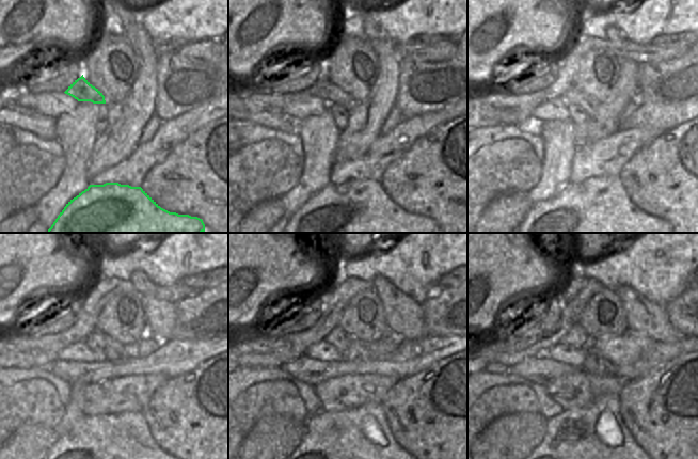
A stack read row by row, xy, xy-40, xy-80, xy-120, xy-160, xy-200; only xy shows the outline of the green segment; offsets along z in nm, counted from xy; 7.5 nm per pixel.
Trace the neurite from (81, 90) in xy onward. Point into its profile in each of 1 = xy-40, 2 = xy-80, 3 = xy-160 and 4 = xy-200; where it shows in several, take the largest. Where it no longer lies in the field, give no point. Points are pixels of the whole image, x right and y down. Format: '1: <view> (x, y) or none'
1: xy-40 (331, 94)
2: xy-80 (589, 104)
3: xy-160 (357, 351)
4: xy-200 (595, 364)

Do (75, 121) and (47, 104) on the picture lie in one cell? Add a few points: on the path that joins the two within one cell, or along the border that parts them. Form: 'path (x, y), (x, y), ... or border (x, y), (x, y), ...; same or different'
border (79, 101), (73, 109), (61, 113), (56, 119); different

